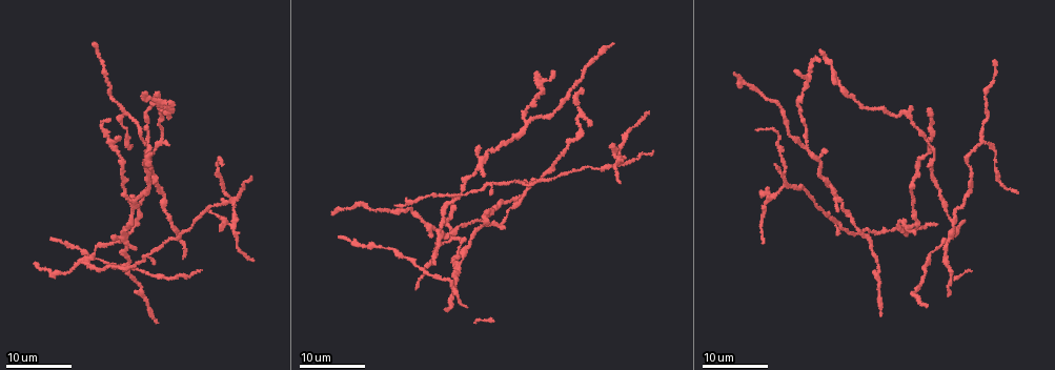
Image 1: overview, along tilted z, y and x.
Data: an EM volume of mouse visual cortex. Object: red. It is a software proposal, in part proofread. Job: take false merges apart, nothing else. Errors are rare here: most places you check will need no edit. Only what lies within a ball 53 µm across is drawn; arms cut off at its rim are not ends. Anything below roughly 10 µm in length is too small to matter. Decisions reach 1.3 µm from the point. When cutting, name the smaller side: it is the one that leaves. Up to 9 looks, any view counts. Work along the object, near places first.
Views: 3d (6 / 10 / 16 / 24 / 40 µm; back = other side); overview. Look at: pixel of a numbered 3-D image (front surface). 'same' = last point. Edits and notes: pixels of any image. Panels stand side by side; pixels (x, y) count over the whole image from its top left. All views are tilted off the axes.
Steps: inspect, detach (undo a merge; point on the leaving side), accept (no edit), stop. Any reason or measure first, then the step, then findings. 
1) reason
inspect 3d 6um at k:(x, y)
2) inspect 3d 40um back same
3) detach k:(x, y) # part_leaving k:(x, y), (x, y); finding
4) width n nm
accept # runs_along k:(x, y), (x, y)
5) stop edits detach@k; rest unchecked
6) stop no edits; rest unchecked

a fork
inspect 3d 24um at 1:(158, 144)

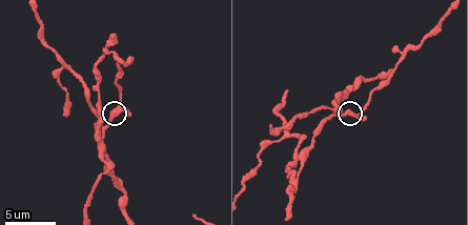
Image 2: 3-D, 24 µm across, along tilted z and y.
inspect 3d 6um at 2:(116, 113)

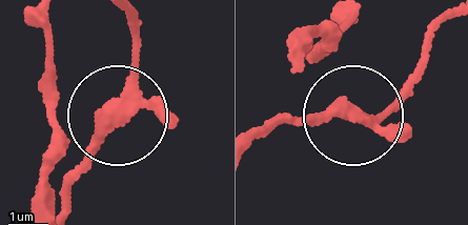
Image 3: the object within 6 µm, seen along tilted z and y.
arms 3
accept # continuous, no second cell

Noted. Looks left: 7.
arms part here
inspect 3d 24um at 1:(528, 121)

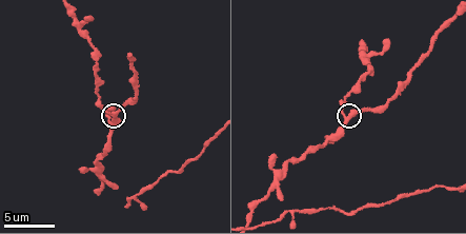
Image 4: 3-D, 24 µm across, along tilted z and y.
inspect 3d 10um at 4:(112, 115)

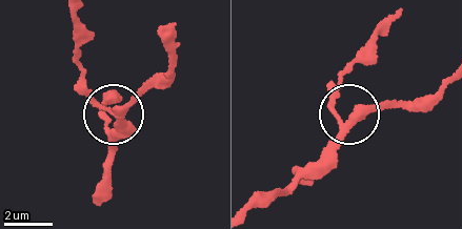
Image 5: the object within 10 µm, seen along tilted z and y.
accept # runs_along 5:(107, 186), (107, 144), (119, 118), (75, 87); one cell here

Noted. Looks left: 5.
four arms meet
inspect 3d 16um at 1:(230, 200)

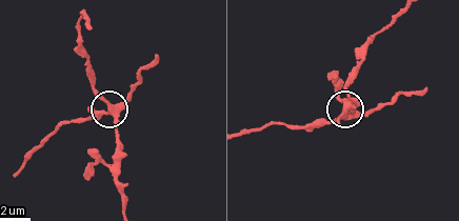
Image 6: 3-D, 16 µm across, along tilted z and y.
zoom in
inspect 3d 6um at 6:(110, 108)

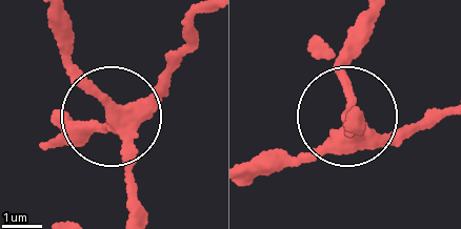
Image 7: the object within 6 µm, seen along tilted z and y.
detach 7:(169, 81) # part_leaving 7:(125, 121), (54, 139); a second cell is stuck on

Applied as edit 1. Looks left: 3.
inspect overview

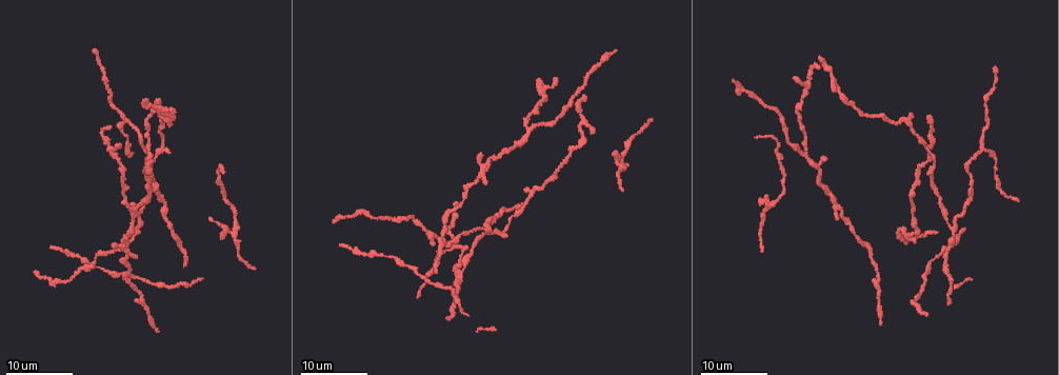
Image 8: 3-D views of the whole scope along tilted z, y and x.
three arms meet
inspect 3d 16um at 8:(982, 150)

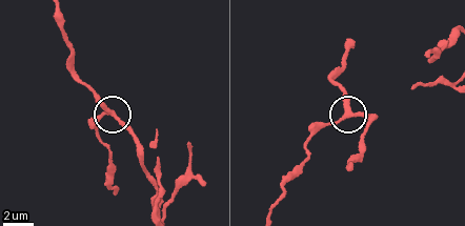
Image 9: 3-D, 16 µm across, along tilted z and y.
closer look
inspect 3d 6um at 9:(347, 116)

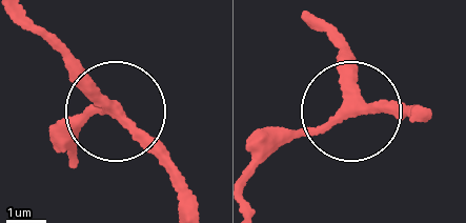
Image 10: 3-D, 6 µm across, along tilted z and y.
width 250 nm
accept # runs_along 10:(411, 113), (351, 112), (259, 153); continuous, no second cell

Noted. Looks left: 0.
stop edits detach@7; rest unchecked

